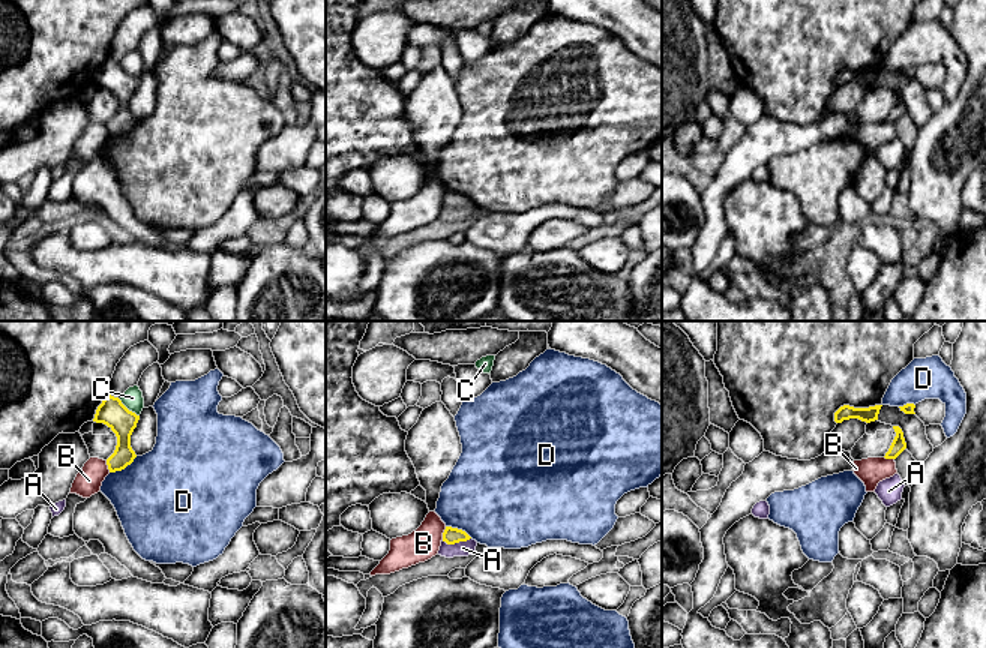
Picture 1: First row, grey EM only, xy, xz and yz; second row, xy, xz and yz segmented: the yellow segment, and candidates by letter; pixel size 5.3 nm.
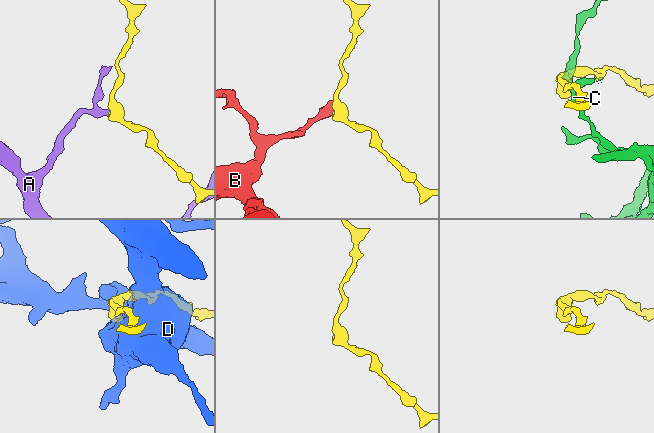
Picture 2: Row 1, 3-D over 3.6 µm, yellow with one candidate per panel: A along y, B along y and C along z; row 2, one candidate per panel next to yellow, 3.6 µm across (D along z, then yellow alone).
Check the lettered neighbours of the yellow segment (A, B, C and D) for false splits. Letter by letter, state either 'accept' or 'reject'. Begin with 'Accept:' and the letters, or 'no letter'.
Accept: no letter
A: reject
B: reject
C: reject
D: reject

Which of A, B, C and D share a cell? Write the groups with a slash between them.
A / B / C / D

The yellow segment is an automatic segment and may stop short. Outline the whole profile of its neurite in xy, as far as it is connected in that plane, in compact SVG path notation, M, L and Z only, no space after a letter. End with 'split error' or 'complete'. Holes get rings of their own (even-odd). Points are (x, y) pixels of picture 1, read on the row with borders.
M108 394L98 406L93 422L107 424L117 436L114 453L107 459L110 472L122 471L137 458L131 435L140 416L129 411L119 398Z; complete

